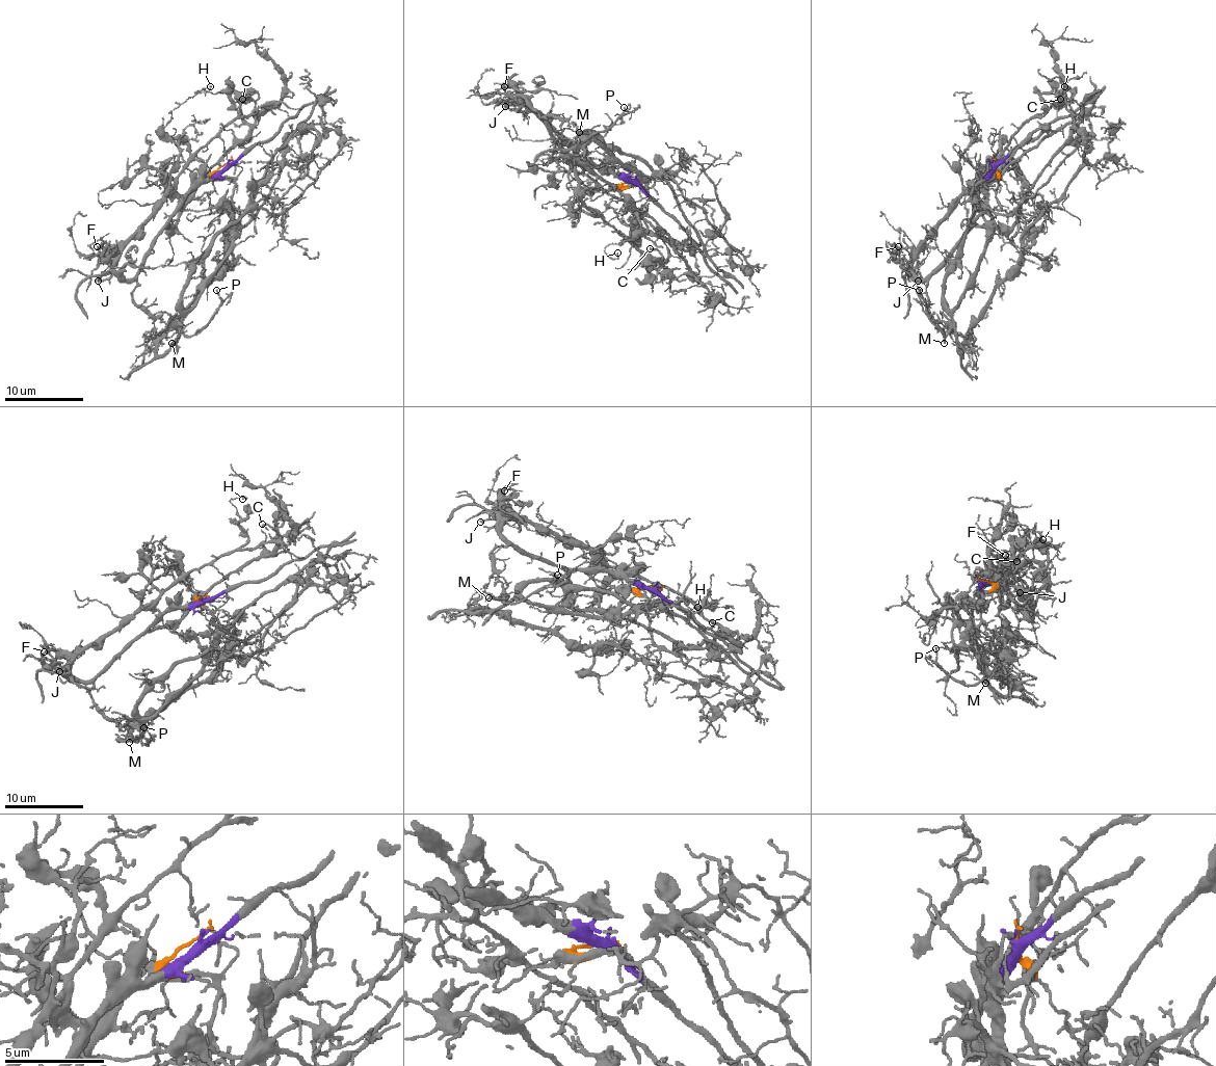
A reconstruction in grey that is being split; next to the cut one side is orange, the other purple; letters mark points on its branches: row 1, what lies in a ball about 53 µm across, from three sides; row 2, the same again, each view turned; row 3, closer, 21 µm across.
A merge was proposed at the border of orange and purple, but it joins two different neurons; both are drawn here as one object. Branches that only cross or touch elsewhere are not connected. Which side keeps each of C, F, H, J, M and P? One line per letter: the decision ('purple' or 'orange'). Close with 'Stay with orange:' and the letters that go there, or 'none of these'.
C: purple
F: purple
H: purple
J: purple
M: orange
P: orange
Stay with orange: M, P

